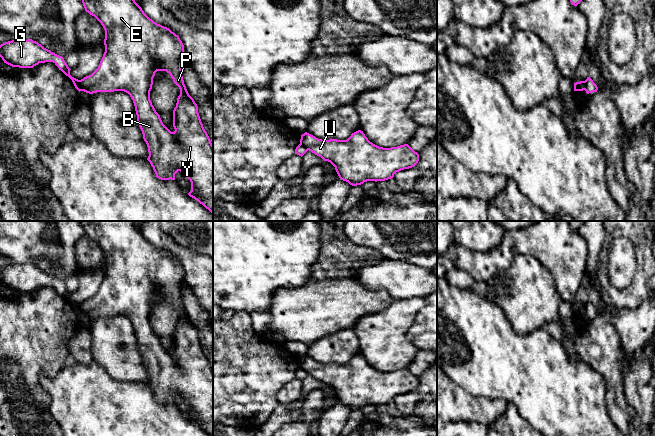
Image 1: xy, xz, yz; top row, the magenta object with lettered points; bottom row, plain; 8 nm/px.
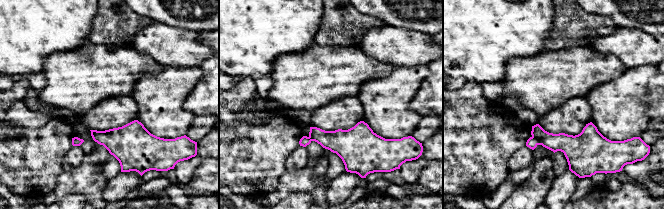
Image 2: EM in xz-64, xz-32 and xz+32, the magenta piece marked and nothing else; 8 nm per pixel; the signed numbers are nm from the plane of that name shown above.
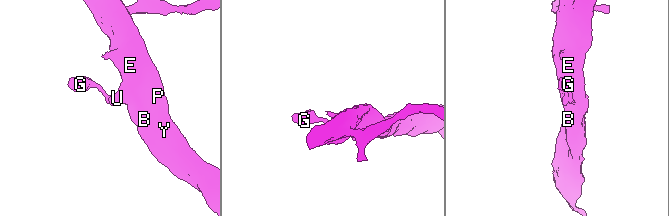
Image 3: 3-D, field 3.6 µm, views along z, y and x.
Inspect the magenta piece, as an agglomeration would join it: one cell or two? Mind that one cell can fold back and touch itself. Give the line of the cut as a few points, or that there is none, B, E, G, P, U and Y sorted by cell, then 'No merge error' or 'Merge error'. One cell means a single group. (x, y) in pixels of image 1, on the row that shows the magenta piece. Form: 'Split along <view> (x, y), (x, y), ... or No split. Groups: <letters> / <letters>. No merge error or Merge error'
Split along xy (80, 80), (79, 90). Groups: B E P U Y / G. Merge error

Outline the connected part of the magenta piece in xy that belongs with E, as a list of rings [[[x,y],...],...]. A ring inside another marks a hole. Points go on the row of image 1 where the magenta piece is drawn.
[[[82,0],[83,6],[85,11],[88,12],[90,15],[94,16],[103,26],[105,30],[105,52],[103,57],[100,61],[98,68],[89,76],[84,77],[79,82],[80,91],[84,91],[89,94],[97,93],[97,92],[114,92],[114,91],[124,91],[128,93],[133,100],[135,111],[137,115],[137,122],[143,134],[143,139],[147,144],[149,156],[147,160],[150,162],[153,170],[156,174],[156,177],[161,180],[175,180],[175,174],[180,171],[182,172],[191,182],[191,191],[188,195],[195,200],[197,200],[200,204],[202,204],[206,209],[208,209],[213,214],[213,144],[205,131],[203,124],[201,122],[199,113],[198,113],[198,106],[195,103],[194,99],[189,95],[186,86],[184,84],[181,64],[184,59],[184,45],[180,40],[179,36],[172,32],[169,28],[164,27],[160,24],[157,24],[152,19],[150,19],[142,10],[142,8],[135,2],[135,0]],[[157,71],[166,71],[170,74],[173,82],[179,87],[180,95],[177,98],[176,107],[173,110],[173,127],[175,129],[174,132],[171,132],[162,122],[160,115],[156,112],[152,102],[150,100],[150,91],[153,85],[153,78]]]

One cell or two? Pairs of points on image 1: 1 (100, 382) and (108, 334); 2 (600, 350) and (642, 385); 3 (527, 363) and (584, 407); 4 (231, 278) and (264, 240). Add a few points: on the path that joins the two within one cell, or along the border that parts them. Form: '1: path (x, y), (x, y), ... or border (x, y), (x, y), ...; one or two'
1: border (93, 359), (112, 377), (122, 381); two
2: border (631, 362), (631, 367), (625, 376), (624, 395); two
3: path (541, 377), (570, 404); one
4: path (235, 269), (255, 249); one

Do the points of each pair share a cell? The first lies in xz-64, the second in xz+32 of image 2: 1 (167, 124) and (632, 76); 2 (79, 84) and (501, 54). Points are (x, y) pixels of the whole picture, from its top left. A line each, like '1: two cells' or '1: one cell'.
1: one cell
2: two cells

